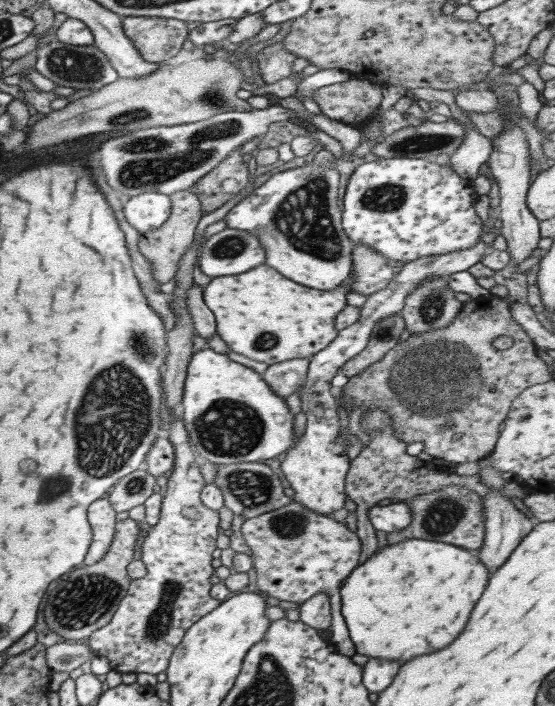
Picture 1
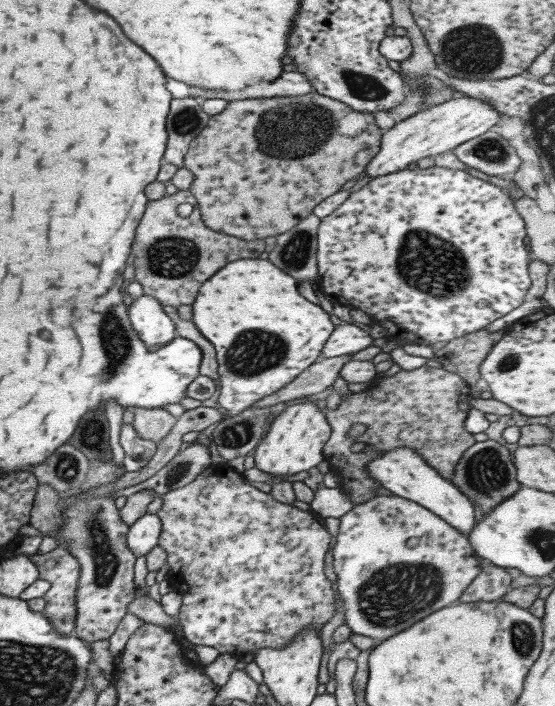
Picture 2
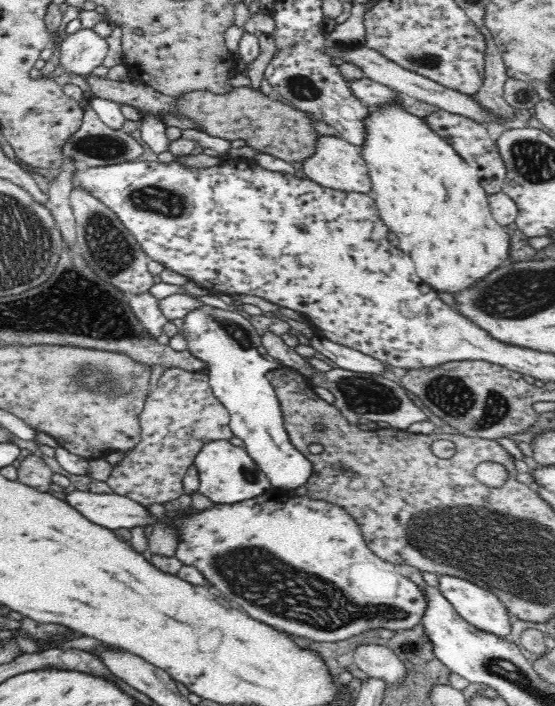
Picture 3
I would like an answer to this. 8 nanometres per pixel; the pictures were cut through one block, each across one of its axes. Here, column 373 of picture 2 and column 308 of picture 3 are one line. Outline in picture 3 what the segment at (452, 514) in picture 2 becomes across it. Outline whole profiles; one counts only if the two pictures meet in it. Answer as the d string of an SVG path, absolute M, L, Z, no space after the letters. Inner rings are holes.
M204 303L185 317L187 348L204 359L214 396L228 409L229 427L240 438L248 457L270 480L272 491L293 493L305 487L314 475L314 464L292 445L284 426L282 409L275 388L265 374L281 364L256 349L261 338L254 326L236 311L210 307Z

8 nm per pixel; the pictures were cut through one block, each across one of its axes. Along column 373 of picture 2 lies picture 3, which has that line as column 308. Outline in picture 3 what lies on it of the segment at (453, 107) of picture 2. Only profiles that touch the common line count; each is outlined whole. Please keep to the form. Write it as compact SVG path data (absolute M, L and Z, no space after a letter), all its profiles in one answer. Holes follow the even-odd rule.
M321 135L315 140L314 152L301 162L304 174L326 187L367 193L371 190L368 167L363 159L362 146L353 145L335 135Z

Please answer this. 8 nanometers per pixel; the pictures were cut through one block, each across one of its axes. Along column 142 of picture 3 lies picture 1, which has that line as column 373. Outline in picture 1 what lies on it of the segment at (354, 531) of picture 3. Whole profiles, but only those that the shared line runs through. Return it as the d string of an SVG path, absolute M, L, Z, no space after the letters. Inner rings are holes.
M401 501L383 506L375 504L367 512L367 517L375 531L386 534L407 529L411 523L409 505Z

